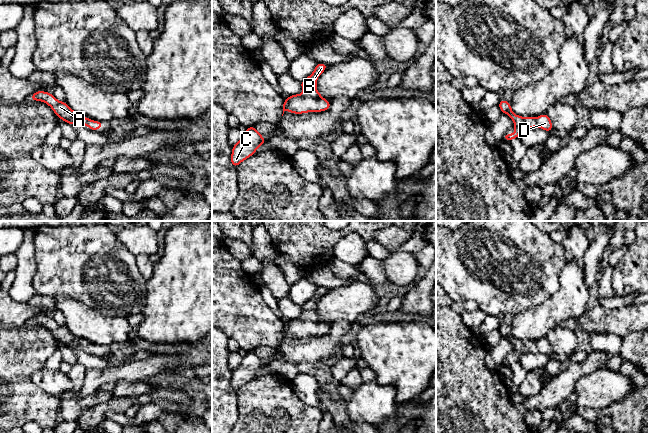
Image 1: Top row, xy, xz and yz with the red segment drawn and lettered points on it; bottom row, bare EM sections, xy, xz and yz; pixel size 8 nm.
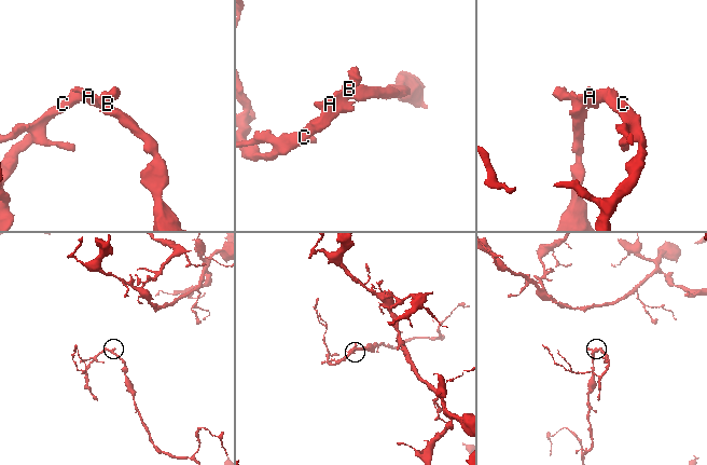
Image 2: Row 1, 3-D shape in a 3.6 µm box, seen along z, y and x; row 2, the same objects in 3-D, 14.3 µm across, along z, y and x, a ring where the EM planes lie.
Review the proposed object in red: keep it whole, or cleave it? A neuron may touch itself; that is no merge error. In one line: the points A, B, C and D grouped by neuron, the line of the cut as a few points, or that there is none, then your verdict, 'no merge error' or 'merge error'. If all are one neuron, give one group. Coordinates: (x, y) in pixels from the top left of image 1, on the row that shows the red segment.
A B C D | no cut | no merge error

